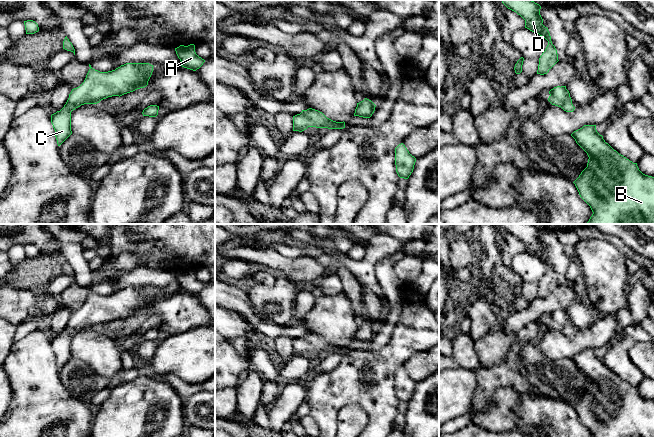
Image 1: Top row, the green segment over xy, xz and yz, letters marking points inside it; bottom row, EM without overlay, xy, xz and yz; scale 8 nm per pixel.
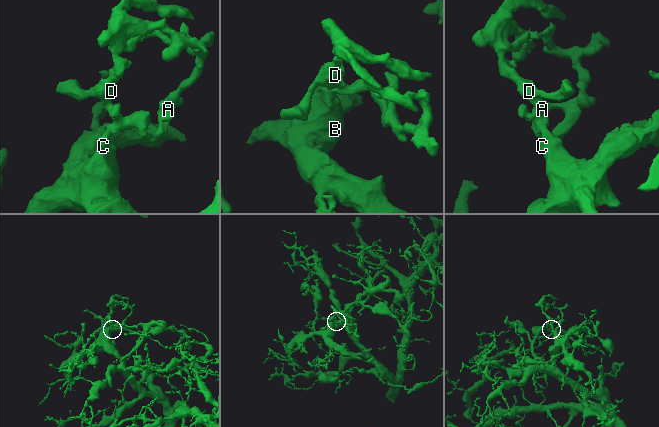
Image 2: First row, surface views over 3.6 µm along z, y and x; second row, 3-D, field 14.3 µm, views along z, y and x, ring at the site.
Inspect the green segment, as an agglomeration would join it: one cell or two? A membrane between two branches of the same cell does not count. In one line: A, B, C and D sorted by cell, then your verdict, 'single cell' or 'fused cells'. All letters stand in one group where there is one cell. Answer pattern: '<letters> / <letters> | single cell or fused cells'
A B C D | single cell

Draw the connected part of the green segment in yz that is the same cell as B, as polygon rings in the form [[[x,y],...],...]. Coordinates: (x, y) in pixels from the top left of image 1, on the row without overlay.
[[[584,349],[571,360],[587,377],[587,391],[573,406],[593,437],[654,437],[654,401],[643,398],[633,387],[605,366],[596,349]]]

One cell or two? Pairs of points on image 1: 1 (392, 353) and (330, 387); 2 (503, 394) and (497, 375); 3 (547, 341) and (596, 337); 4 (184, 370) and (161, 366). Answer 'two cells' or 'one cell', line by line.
1: one cell
2: two cells
3: one cell
4: one cell

